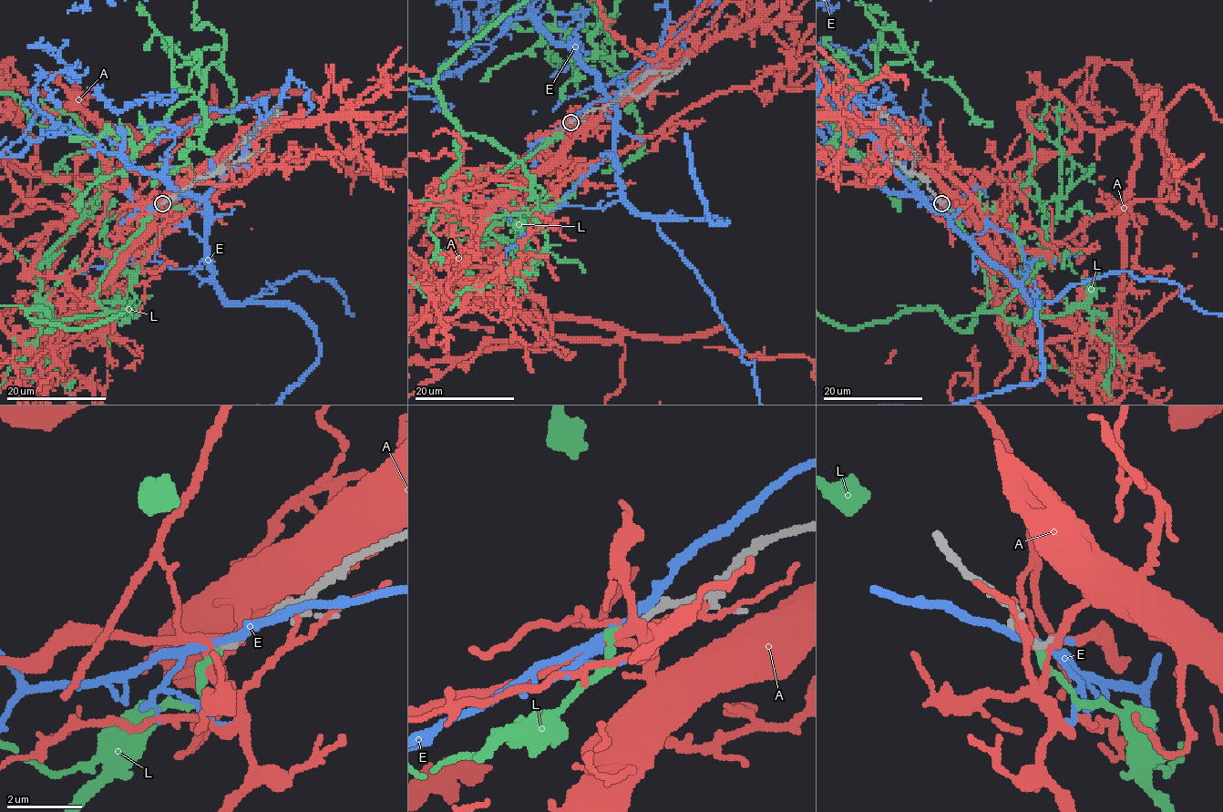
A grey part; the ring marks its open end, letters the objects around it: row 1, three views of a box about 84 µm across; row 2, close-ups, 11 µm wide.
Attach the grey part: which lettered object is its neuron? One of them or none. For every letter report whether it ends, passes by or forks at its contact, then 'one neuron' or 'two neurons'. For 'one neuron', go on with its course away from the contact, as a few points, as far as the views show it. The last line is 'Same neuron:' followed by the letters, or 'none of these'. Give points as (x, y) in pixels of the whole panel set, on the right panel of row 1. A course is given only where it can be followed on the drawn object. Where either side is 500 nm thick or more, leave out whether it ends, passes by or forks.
A: it forks; two neurons
E: it passes by; two neurons
L: it ends; one neuron
Same neuron: L

